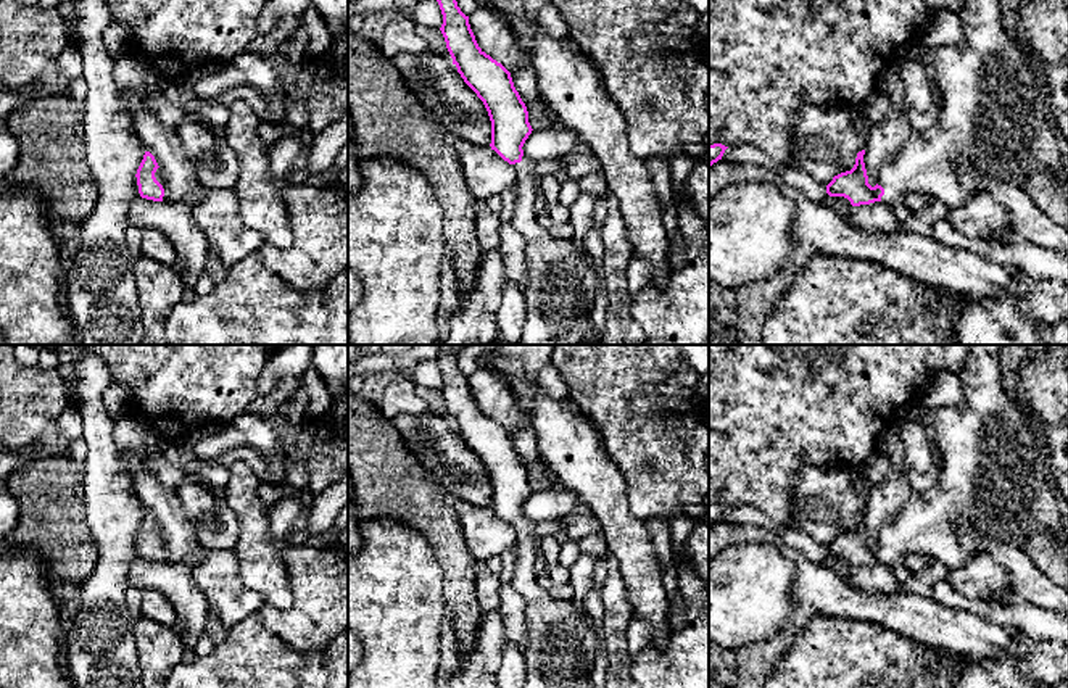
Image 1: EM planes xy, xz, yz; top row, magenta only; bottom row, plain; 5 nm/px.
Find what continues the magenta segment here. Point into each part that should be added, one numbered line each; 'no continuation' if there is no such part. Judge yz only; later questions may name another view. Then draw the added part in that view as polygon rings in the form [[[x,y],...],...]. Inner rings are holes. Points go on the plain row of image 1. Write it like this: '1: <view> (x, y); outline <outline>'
1: yz (994, 471); outline [[[968,345],[968,356],[958,374],[965,392],[960,406],[931,408],[923,395],[918,395],[894,414],[889,425],[907,419],[926,425],[942,456],[942,466],[939,483],[925,493],[913,493],[881,527],[881,562],[897,566],[904,556],[923,553],[939,559],[947,569],[962,567],[971,557],[958,543],[957,533],[962,525],[1018,549],[1033,533],[1045,532],[1068,562],[1068,532],[1057,498],[1047,485],[1045,451],[1036,429],[1028,424],[1004,387],[1000,350],[1002,345]]]

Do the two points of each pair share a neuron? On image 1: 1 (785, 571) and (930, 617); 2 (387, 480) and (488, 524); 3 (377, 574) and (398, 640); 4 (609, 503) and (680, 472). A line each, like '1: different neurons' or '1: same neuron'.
1: different neurons
2: different neurons
3: same neuron
4: different neurons

